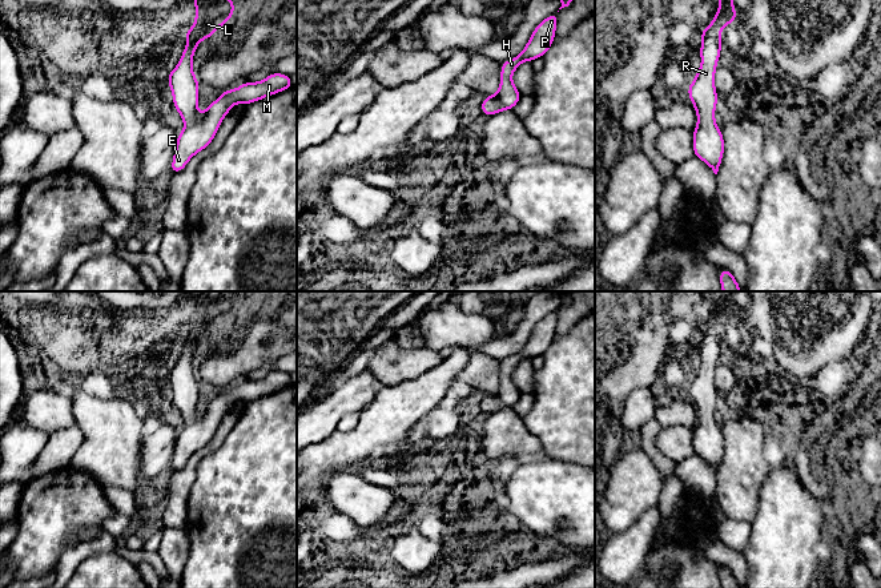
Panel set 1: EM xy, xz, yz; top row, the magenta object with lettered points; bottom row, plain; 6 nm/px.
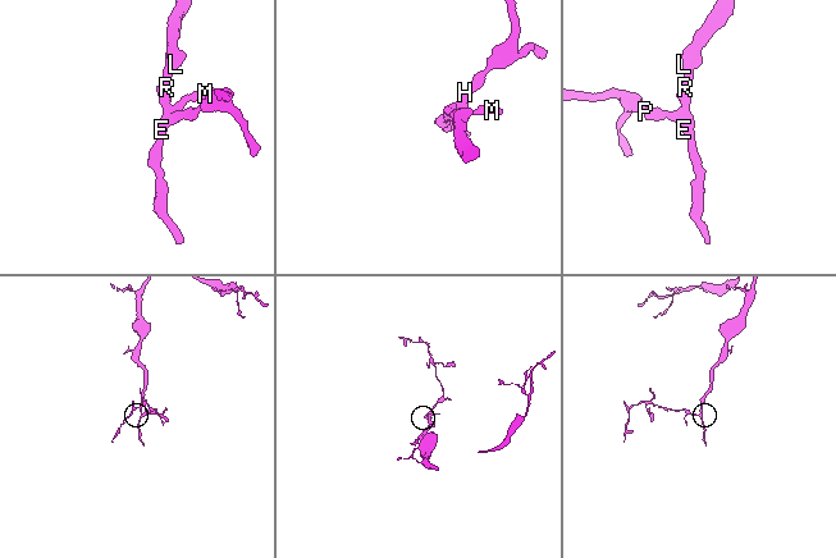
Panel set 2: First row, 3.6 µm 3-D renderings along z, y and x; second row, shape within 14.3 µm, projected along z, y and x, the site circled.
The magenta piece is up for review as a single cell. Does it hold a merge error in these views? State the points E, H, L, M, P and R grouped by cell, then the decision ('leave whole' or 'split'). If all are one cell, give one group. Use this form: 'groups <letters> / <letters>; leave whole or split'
groups E H L M P R; leave whole

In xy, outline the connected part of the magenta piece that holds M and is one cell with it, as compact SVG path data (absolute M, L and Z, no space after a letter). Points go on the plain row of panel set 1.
M196 291L196 319L185 330L186 345L177 365L168 372L173 391L173 403L181 412L185 426L178 431L173 460L169 470L182 470L188 459L205 447L214 436L224 415L237 400L256 400L293 384L291 375L271 371L260 380L245 379L240 386L224 388L220 395L200 412L198 380L192 359L198 341L226 322L234 311L234 301L228 293Z

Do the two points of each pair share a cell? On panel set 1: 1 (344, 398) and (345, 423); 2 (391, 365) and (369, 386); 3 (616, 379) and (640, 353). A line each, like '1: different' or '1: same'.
1: different
2: different
3: same

